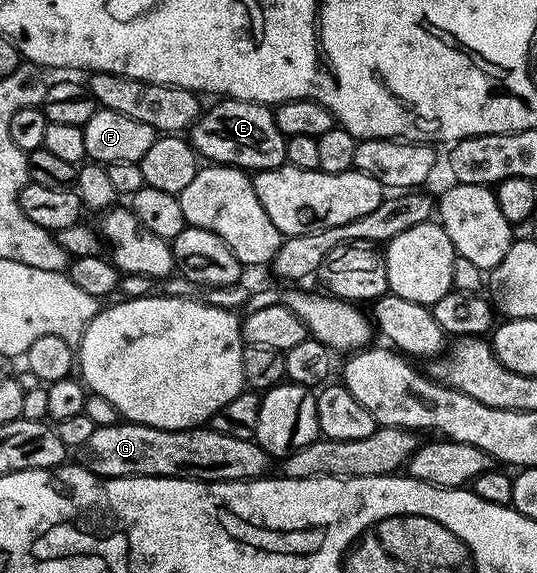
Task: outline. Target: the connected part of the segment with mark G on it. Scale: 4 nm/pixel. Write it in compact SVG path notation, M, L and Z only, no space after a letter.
M120 422L118 424L110 424L109 426L101 426L95 428L93 434L88 438L83 447L77 452L78 463L88 468L93 474L104 476L105 478L125 478L126 476L172 476L173 478L181 478L182 480L258 480L266 477L267 472L273 463L272 457L254 440L246 440L245 438L229 438L229 434L221 434L214 432L210 426L200 426L197 428L182 428L181 430L161 430L153 426L145 426L144 424L133 424L130 422Z

